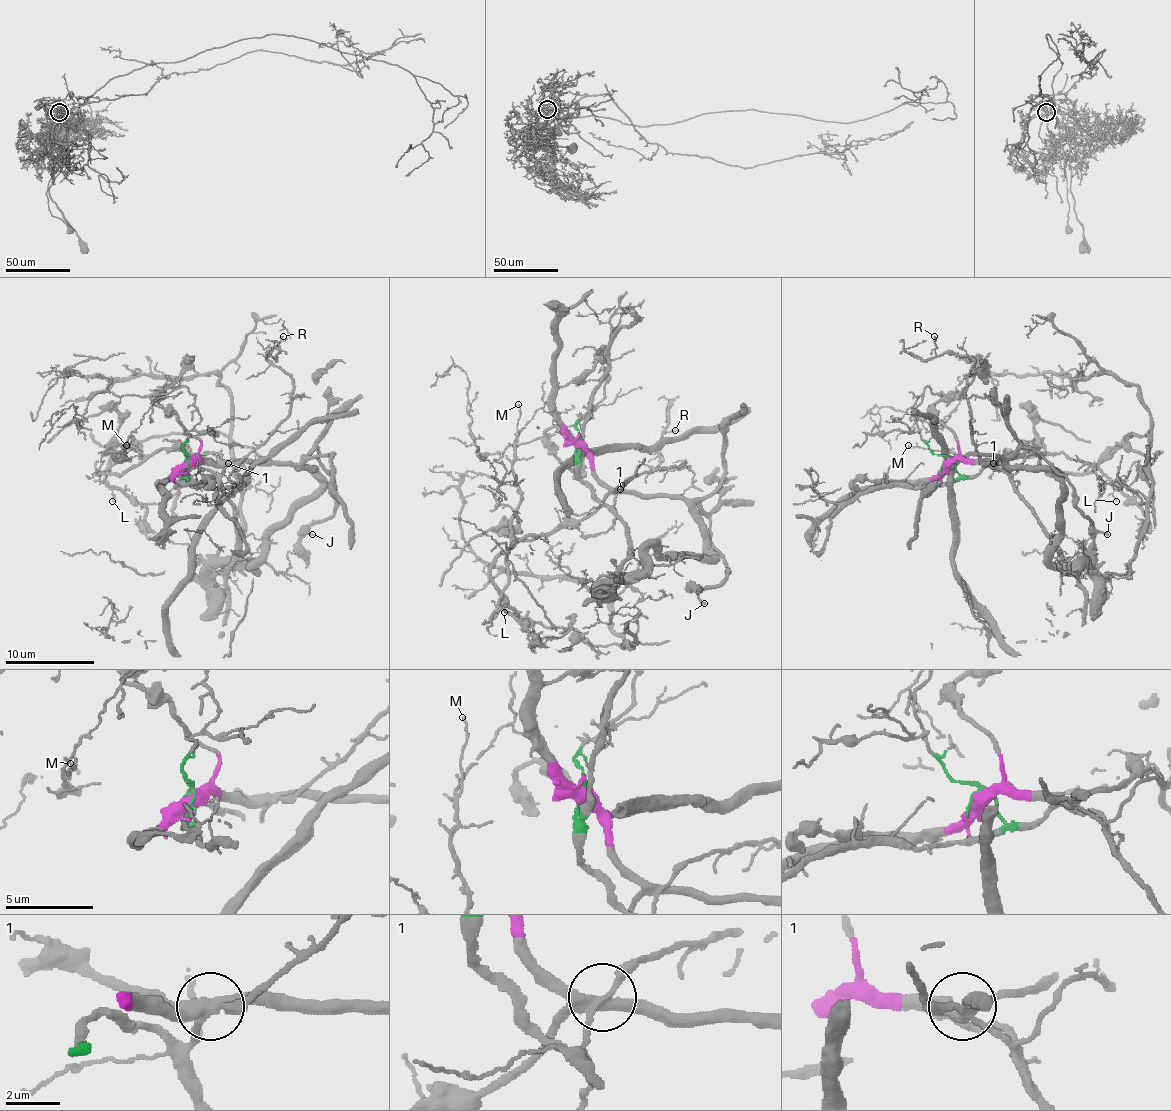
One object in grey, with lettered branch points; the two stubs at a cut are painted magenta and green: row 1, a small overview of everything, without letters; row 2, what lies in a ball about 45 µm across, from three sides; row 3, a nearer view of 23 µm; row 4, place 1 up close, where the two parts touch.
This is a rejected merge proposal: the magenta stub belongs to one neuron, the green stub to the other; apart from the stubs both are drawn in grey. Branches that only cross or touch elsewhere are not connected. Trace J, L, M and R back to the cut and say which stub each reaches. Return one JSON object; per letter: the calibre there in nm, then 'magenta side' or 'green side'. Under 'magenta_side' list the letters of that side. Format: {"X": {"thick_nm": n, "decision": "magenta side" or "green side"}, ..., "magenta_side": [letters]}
{"J": {"thick_nm": 190, "decision": "magenta side"}, "L": {"thick_nm": 70, "decision": "magenta side"}, "M": {"thick_nm": 110, "decision": "magenta side"}, "R": {"thick_nm": 140, "decision": "green side"}, "magenta_side": ["J", "L", "M"]}

